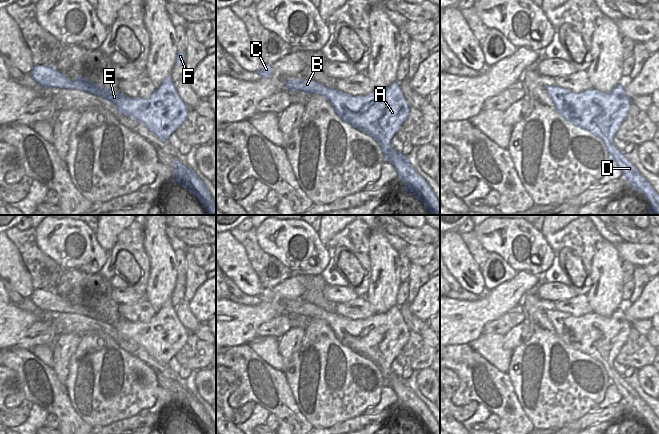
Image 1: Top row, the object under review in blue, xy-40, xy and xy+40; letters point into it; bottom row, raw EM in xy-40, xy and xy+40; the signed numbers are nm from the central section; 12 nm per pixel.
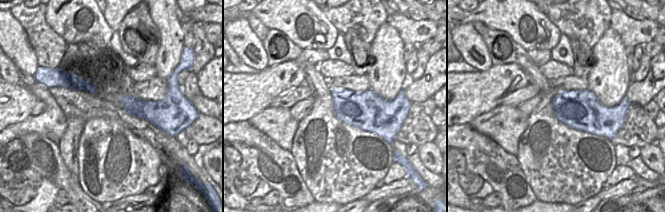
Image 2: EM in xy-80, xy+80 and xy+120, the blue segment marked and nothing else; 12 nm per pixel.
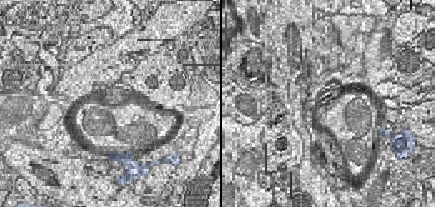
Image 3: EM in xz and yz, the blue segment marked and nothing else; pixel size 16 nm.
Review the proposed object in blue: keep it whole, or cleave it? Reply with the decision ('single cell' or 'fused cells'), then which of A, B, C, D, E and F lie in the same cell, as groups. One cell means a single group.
single cell; groups A B C D E F

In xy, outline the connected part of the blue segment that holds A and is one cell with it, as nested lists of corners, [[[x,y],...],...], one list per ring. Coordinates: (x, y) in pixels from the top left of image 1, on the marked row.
[[[287,78],[286,90],[301,90],[310,95],[318,94],[325,96],[342,121],[366,132],[378,142],[383,151],[383,155],[396,169],[398,178],[405,183],[404,190],[415,195],[424,204],[430,215],[440,215],[440,202],[426,180],[412,167],[407,157],[402,152],[396,151],[391,144],[391,139],[408,117],[410,110],[410,105],[407,103],[398,81],[392,83],[386,89],[375,90],[364,96],[352,96],[340,92],[334,87],[327,88],[309,78],[300,78],[298,80],[290,80]]]

